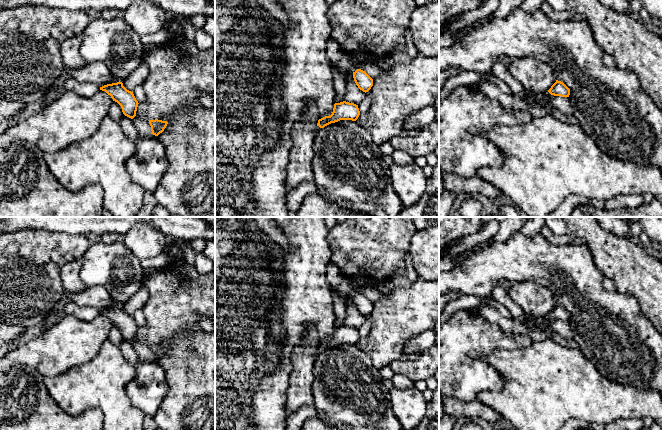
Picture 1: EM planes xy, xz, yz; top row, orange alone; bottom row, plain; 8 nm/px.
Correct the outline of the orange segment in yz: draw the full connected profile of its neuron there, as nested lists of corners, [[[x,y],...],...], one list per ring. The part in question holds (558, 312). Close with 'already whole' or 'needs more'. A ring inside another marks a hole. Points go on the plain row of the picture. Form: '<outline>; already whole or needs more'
[[[556,304],[556,306],[548,314],[551,319],[569,321],[570,313],[561,305]]]; already whole

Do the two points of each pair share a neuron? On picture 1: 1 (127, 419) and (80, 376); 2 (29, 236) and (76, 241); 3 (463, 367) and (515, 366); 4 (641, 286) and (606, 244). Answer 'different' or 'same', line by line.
1: same
2: same
3: different
4: same

